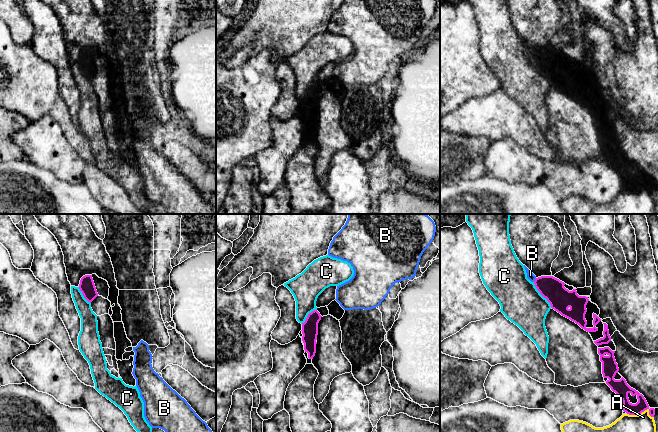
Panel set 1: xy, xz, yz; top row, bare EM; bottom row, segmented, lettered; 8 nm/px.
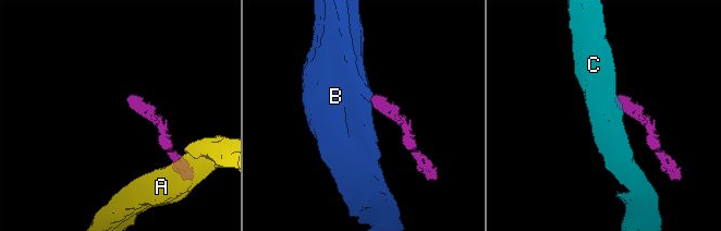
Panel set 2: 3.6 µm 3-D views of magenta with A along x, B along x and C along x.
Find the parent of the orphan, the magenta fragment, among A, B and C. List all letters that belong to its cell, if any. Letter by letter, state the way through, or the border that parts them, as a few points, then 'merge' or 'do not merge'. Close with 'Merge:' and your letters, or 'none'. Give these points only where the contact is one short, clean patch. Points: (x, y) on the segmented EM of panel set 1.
A: along yz (627, 414), (640, 414), (647, 409), (652, 417) | do not merge
B: across yz (551, 288), (535, 280), (530, 275) | merge
C: along yz (533, 282), (536, 289), (551, 307) | do not merge
Merge: B

